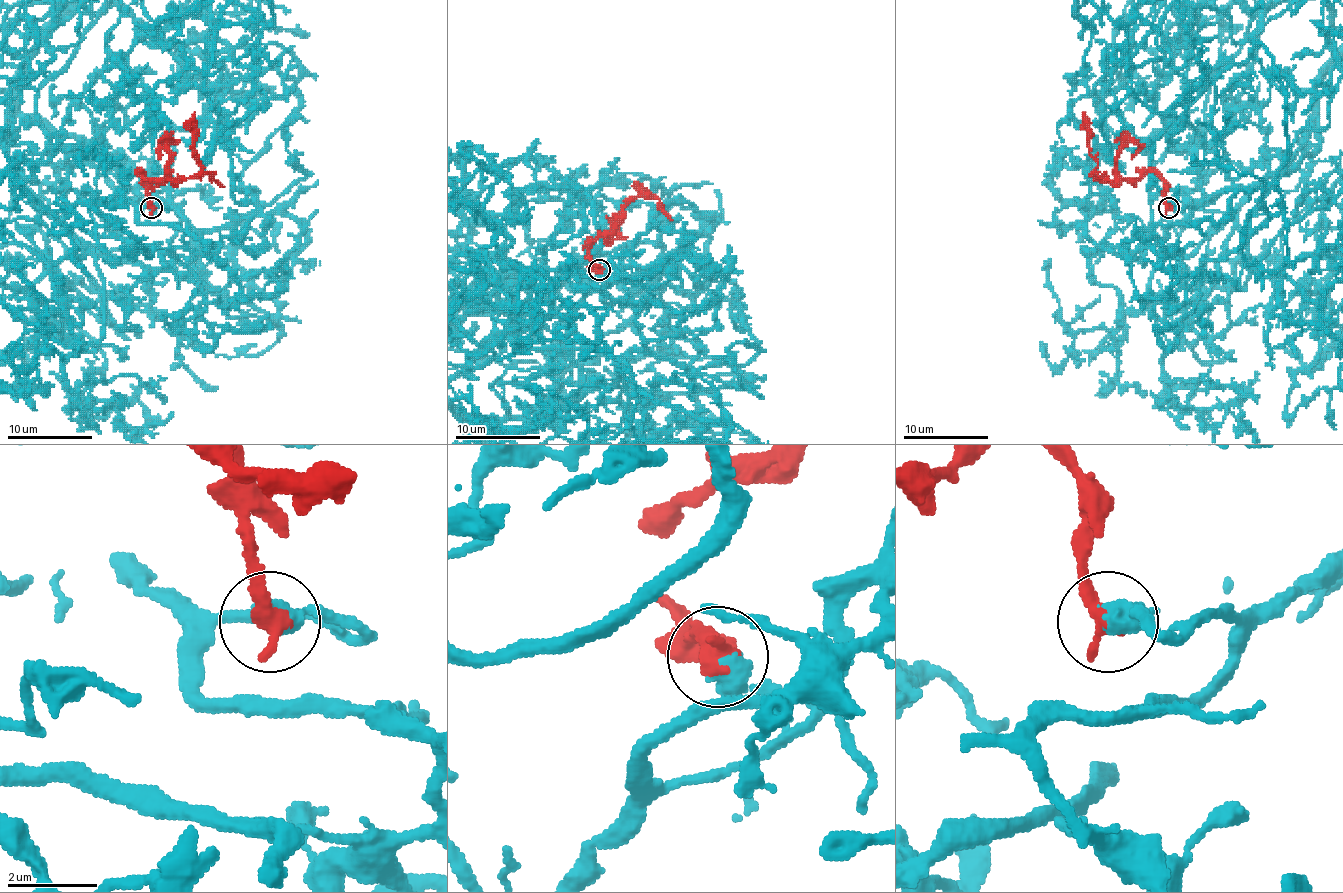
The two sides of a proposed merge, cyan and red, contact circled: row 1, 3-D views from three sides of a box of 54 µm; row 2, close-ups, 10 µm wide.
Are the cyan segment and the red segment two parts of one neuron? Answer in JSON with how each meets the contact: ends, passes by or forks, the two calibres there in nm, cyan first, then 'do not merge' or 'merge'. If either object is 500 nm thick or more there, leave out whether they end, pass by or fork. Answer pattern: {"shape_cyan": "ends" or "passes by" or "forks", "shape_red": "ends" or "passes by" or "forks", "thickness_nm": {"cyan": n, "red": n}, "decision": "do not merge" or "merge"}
{"thickness_nm": {"cyan": 600, "red": 480}, "decision": "merge"}

